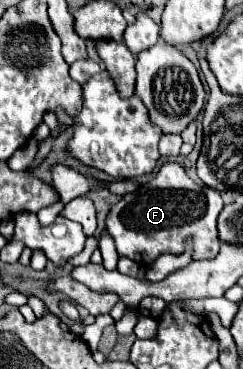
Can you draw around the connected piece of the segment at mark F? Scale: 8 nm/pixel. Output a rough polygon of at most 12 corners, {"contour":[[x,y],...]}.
{"contour":[[178,163],[106,217],[120,257],[218,253],[218,191]]}

